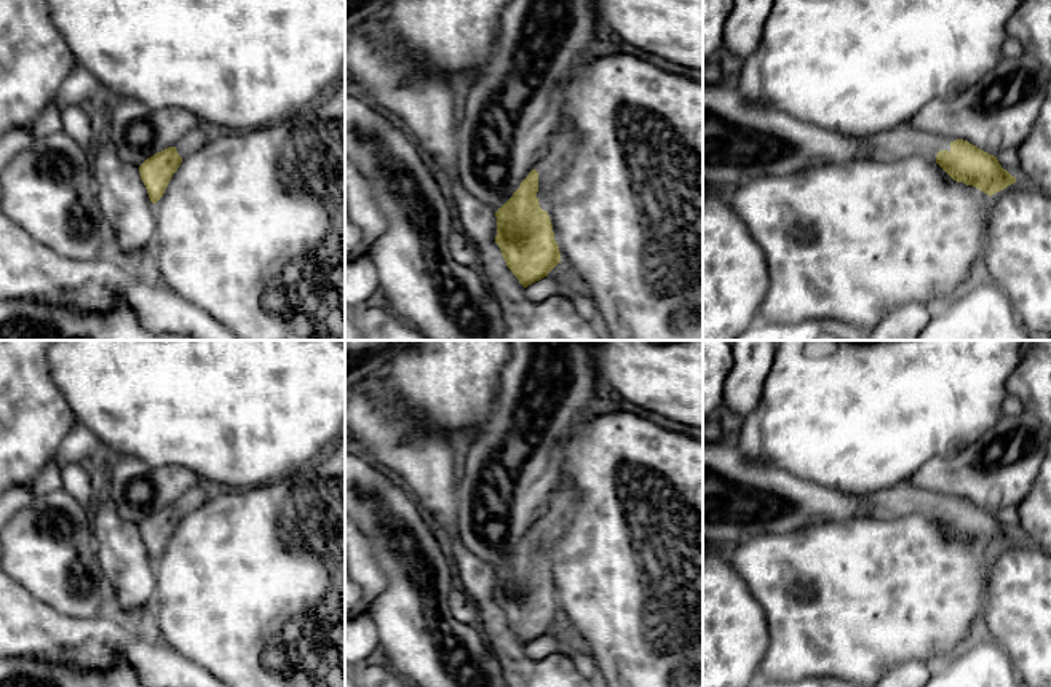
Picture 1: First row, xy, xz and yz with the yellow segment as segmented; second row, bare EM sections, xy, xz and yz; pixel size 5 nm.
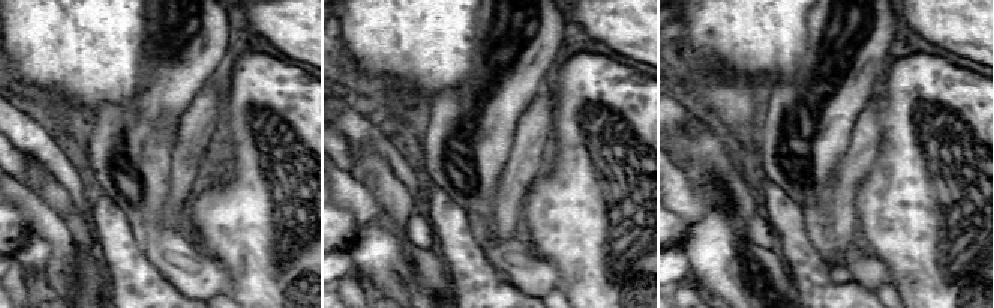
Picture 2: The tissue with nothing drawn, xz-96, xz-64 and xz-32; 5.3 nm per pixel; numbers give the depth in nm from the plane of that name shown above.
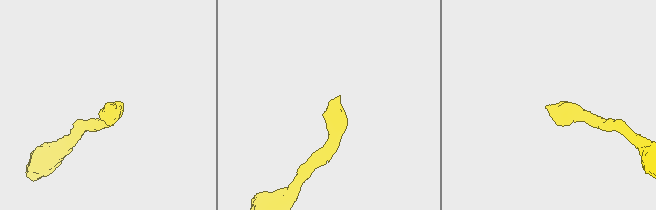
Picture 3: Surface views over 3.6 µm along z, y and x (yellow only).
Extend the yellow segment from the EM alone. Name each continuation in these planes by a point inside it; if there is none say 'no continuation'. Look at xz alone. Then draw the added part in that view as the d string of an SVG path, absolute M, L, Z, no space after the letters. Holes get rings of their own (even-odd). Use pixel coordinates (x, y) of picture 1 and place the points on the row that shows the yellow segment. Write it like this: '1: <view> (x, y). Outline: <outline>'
1: xz (553, 165). Outline: M564 120L561 129L549 141L548 153L535 168L538 173L537 198L543 211L546 211L549 206L546 189L551 187L551 184L564 174L565 166L569 165L567 161L573 157L573 144L573 126L569 120Z

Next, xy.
1: xy (189, 144). Outline: M204 134L185 136L174 147L179 157L184 160L195 153L206 142L206 139L208 136Z

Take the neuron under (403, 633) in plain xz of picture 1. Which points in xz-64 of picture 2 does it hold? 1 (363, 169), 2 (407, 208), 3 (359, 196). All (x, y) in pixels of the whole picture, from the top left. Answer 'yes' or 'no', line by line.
1: yes
2: yes
3: no

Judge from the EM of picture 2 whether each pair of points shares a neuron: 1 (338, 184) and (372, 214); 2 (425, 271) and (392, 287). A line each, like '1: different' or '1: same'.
1: same
2: same

